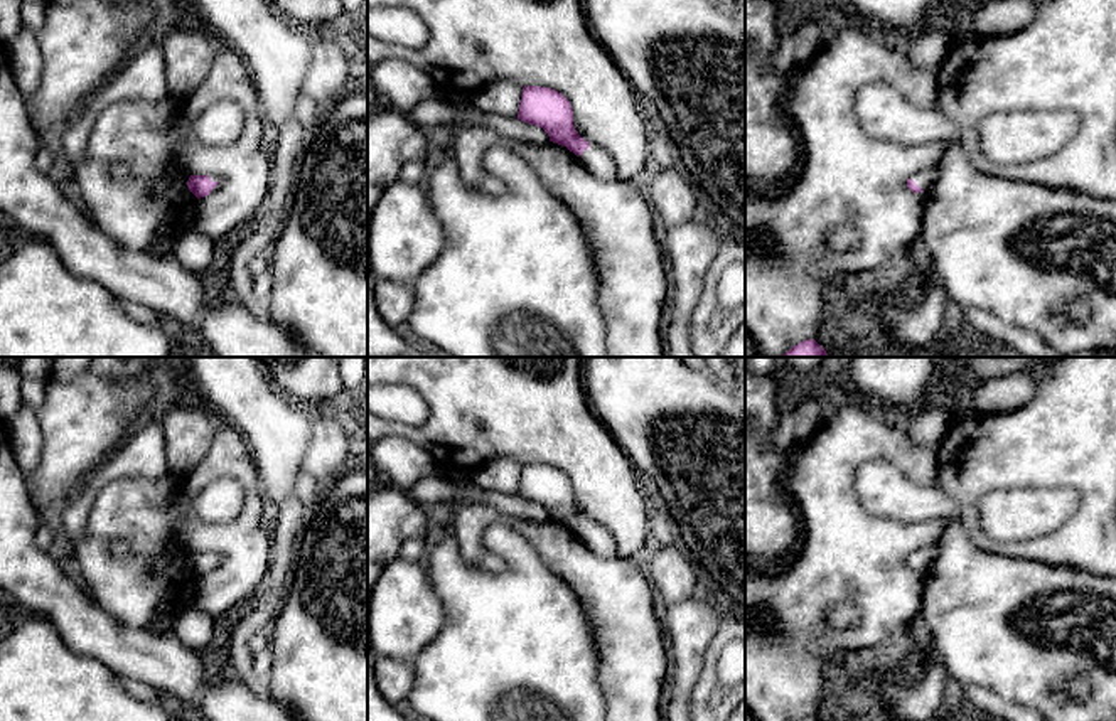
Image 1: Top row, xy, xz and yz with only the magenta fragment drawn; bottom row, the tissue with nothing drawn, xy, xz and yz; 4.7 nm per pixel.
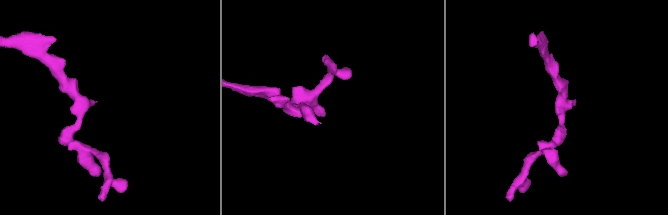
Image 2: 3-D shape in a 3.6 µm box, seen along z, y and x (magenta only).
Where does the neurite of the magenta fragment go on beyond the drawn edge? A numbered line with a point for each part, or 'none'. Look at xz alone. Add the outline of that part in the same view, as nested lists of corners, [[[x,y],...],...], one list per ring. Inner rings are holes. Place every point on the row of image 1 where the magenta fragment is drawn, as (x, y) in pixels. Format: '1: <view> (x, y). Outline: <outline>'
1: xz (597, 162). Outline: [[[590,145],[578,157],[578,160],[597,179],[600,179],[604,182],[615,182],[615,180],[619,180],[615,163],[604,150]]]

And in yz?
1: yz (926, 179). Outline: [[[937,165],[936,167],[929,167],[926,170],[920,170],[917,174],[914,174],[910,179],[922,189],[922,190],[931,190],[936,182],[937,182]]]

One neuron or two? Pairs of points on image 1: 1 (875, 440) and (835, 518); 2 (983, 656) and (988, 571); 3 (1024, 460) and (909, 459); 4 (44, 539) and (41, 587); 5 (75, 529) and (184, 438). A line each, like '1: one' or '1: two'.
1: one
2: one
3: two
4: two
5: two

